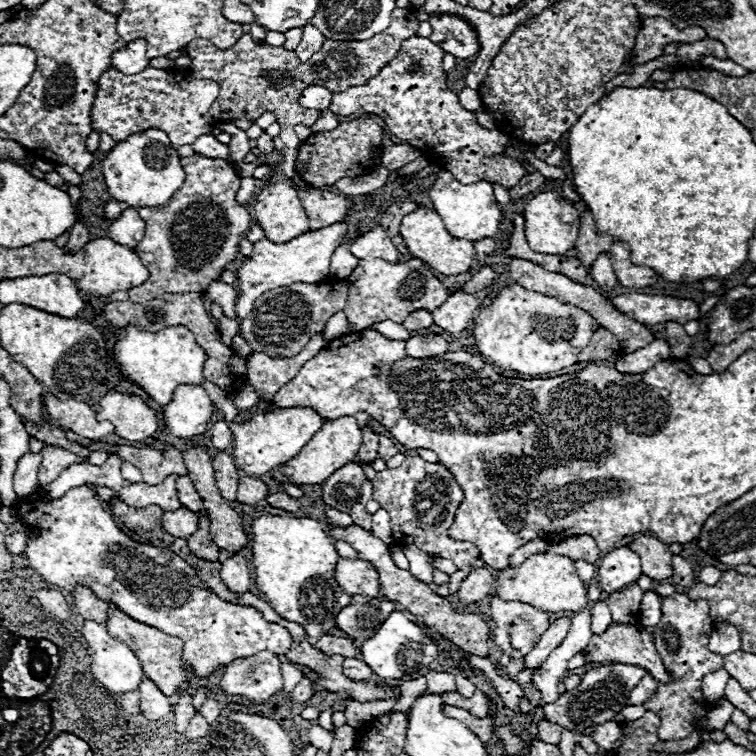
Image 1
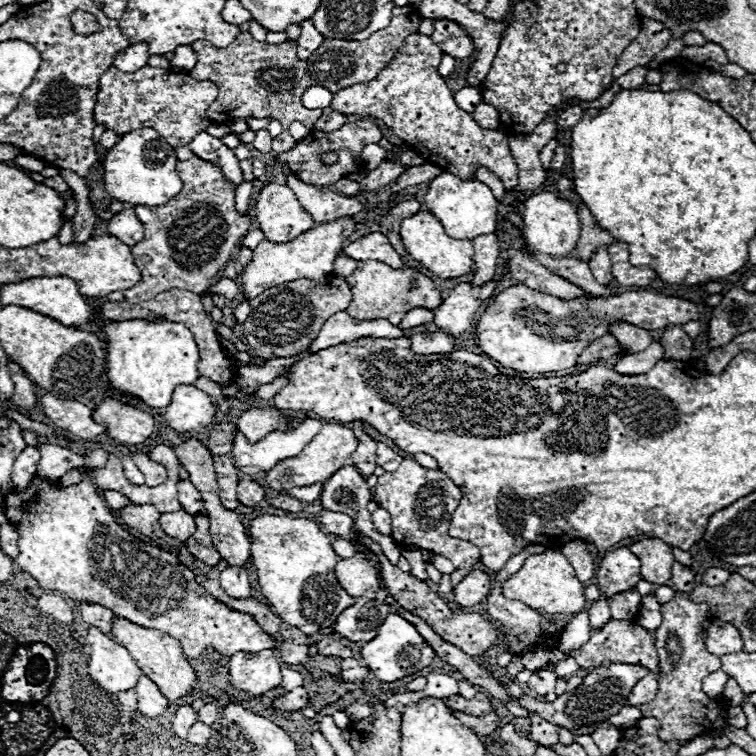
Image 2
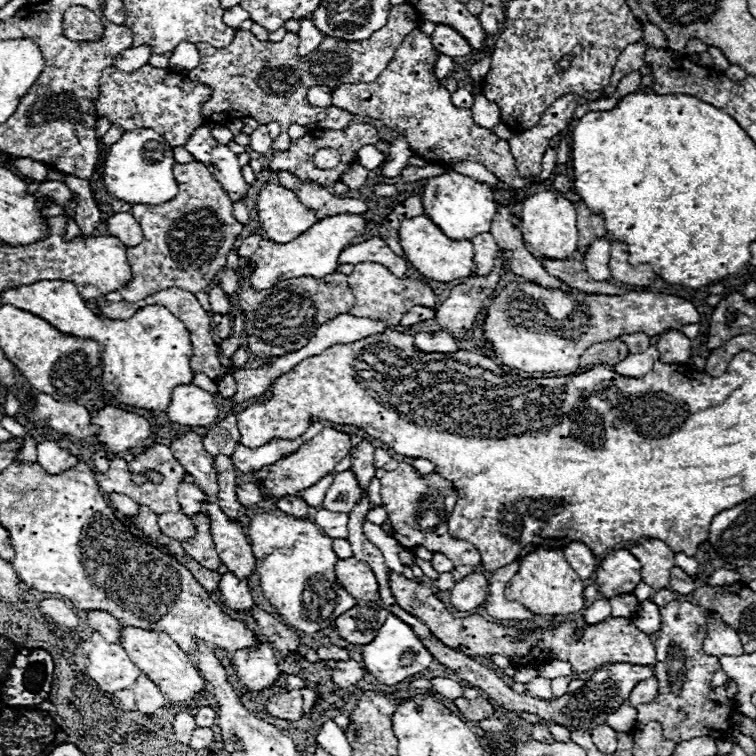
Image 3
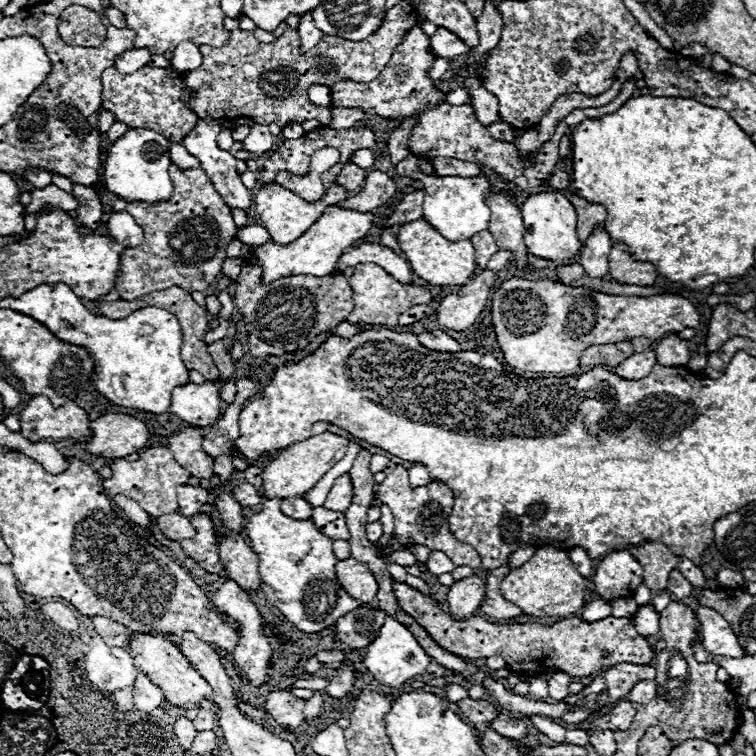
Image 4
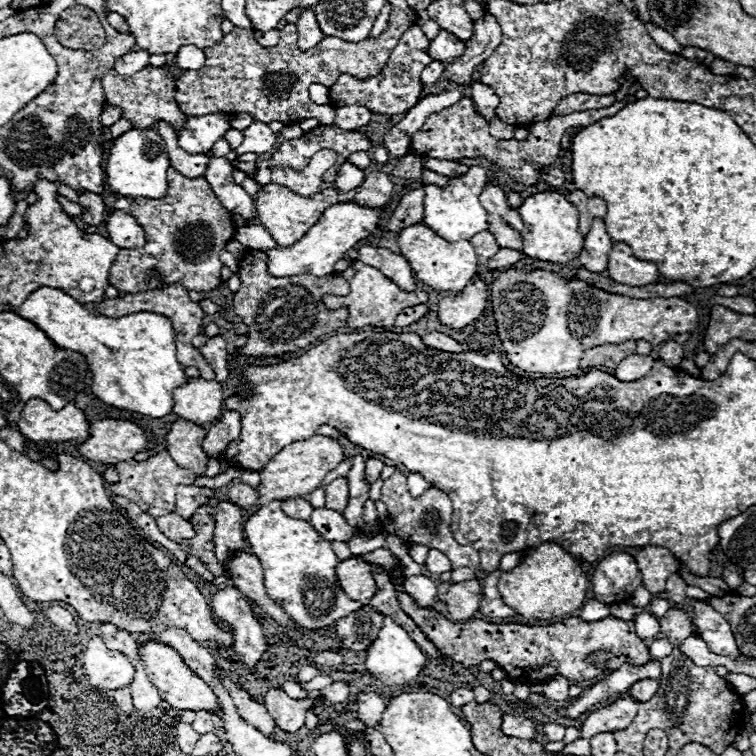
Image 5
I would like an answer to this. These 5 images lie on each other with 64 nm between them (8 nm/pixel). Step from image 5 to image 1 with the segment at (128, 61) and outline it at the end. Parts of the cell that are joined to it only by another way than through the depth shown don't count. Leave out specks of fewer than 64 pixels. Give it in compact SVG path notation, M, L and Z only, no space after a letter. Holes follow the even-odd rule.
M144 40L128 42L126 48L120 48L112 54L112 66L124 74L138 74L148 64L150 64L150 60L146 58L146 42Z

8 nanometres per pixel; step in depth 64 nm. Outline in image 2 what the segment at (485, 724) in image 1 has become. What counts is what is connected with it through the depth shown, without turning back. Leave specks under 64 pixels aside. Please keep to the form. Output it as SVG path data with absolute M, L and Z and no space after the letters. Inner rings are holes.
M454 712L464 724L468 724L468 728L472 728L474 732L478 732L478 734L484 734L484 736L488 736L488 734L492 734L494 732L494 728L500 728L500 722L498 722L498 716L494 714L494 712L490 712L488 716L484 716L484 718L476 718L476 716L468 716L468 714L464 714L464 712Z

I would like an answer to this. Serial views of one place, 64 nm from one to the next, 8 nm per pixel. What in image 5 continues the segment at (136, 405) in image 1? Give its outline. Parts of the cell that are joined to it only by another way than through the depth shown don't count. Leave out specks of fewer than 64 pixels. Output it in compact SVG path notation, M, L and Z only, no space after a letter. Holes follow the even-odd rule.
M98 420L90 428L90 438L78 444L80 456L100 462L104 466L114 466L118 462L132 460L144 450L146 436L130 420Z

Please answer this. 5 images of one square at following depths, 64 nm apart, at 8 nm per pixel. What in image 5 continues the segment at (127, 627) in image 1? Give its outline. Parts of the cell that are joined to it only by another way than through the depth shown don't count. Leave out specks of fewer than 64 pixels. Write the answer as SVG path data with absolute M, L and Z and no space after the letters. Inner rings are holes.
M148 642L148 644L140 646L140 662L144 664L144 668L146 668L152 684L156 684L156 688L160 688L164 700L172 708L178 708L178 710L194 710L194 712L206 710L206 712L212 712L212 714L218 714L220 712L220 702L218 702L216 694L210 690L210 686L202 678L198 678L182 662L182 658L178 656L178 652L172 650L170 646L164 646L160 642Z

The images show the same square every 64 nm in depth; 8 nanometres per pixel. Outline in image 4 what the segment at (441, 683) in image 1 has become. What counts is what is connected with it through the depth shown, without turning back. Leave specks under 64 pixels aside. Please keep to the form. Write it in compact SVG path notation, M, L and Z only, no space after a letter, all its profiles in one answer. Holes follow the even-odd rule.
M450 684L450 686L446 688L446 698L456 704L456 702L460 702L462 698L468 698L468 690L462 688L462 686L458 686L458 684Z

